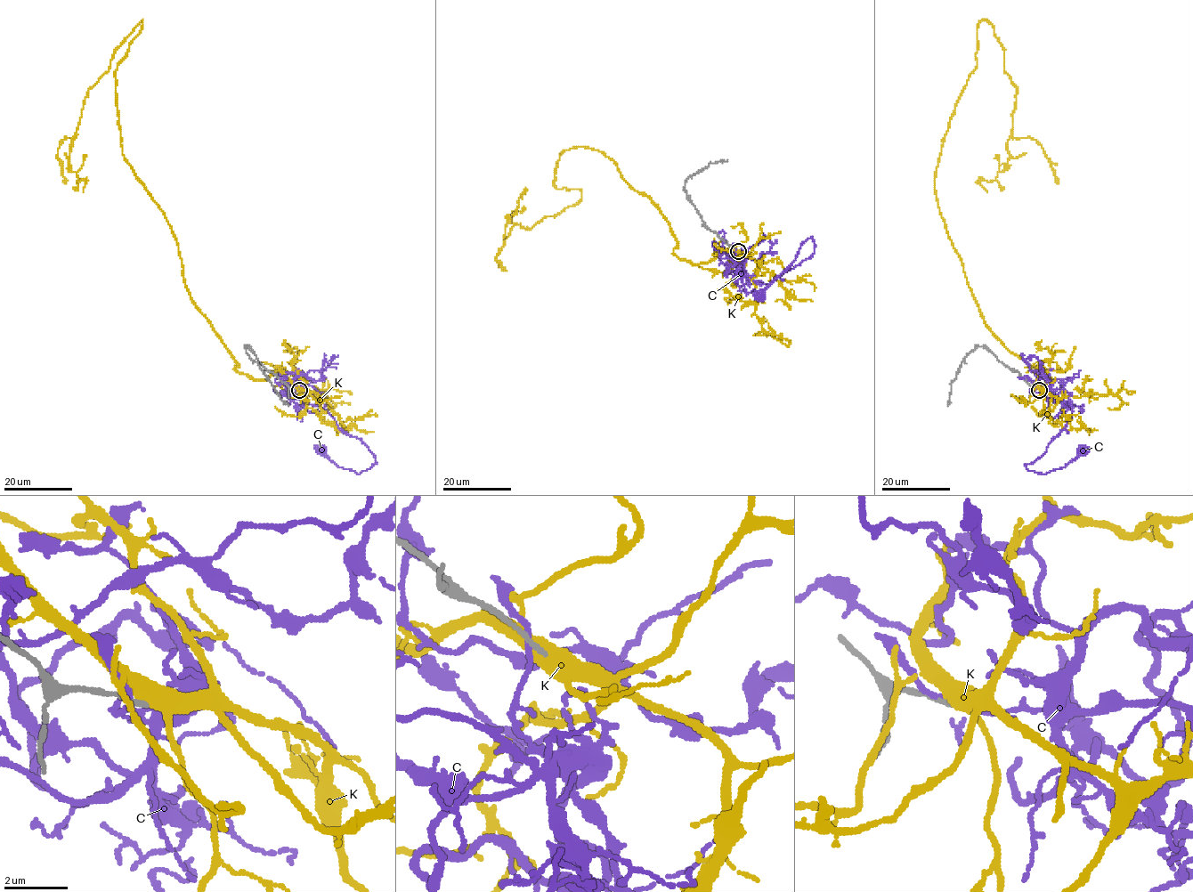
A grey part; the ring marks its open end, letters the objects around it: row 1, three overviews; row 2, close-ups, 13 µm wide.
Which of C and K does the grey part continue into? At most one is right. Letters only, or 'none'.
none

